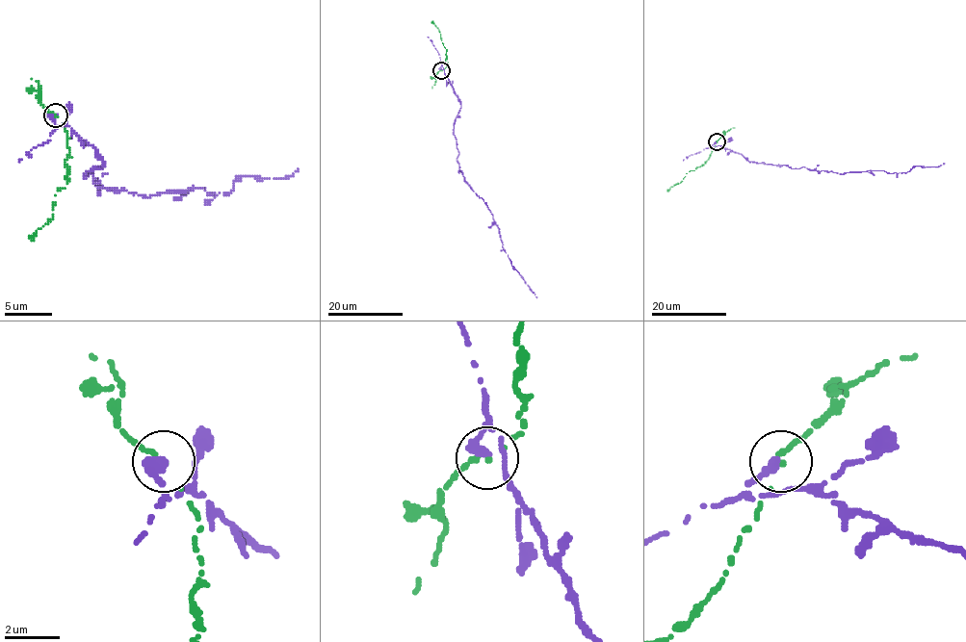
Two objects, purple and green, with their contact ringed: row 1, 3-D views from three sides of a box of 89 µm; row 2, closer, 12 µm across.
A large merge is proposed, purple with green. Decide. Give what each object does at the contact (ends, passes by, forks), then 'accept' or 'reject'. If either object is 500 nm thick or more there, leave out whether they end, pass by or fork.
purple ends; green ends; reject

